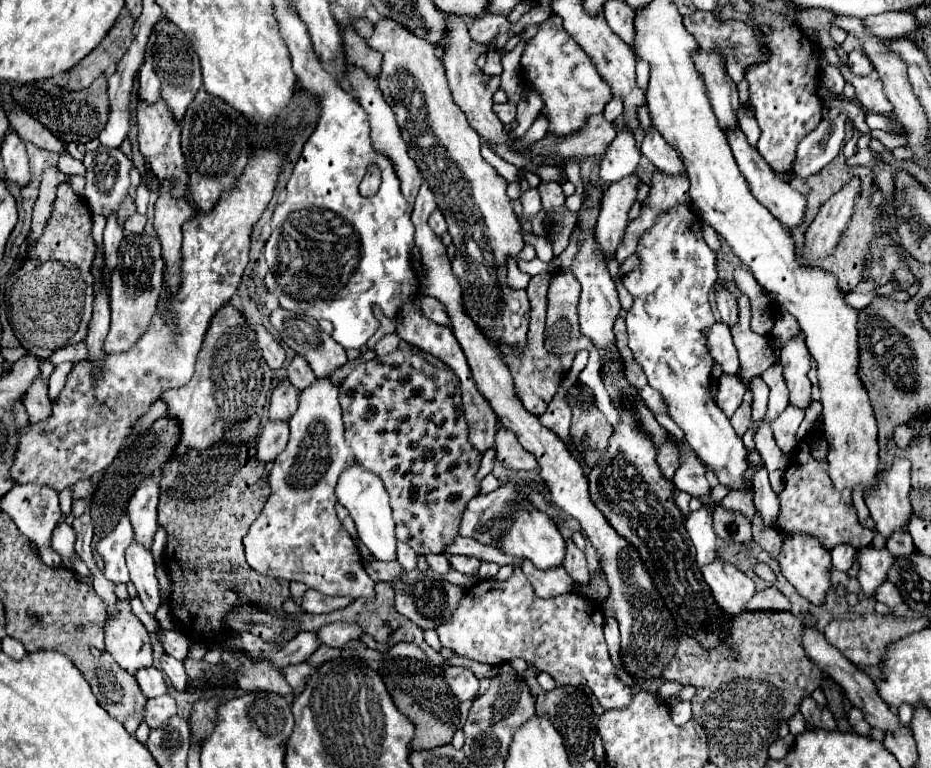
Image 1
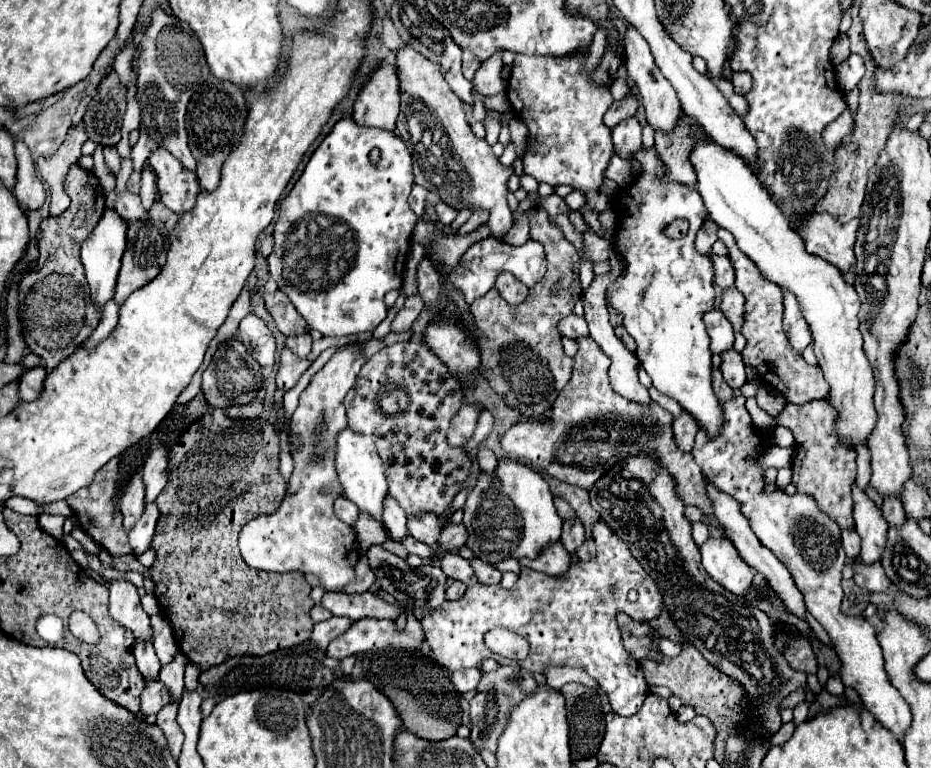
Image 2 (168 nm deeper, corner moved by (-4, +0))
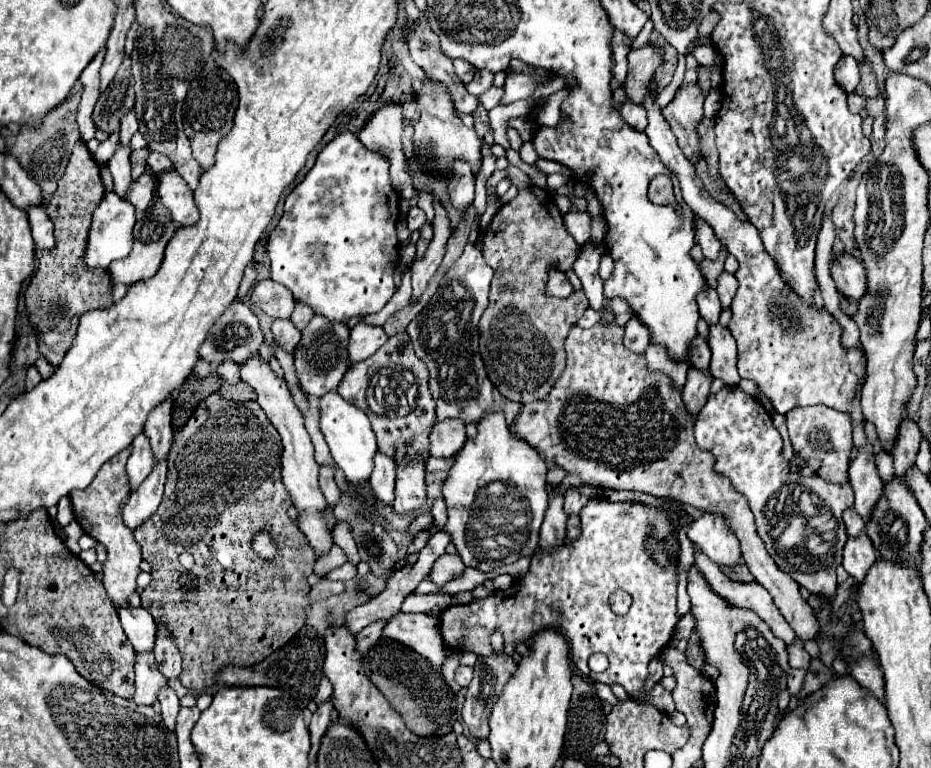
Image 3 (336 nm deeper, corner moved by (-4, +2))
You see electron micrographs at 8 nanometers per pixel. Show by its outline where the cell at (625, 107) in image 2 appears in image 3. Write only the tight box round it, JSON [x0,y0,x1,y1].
[625,43,665,103]

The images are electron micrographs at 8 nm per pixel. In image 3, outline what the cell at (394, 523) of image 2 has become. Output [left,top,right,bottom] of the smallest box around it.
[371,451,395,503]

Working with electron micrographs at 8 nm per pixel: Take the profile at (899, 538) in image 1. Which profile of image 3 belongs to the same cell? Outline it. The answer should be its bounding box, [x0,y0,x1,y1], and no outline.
[875,451,893,481]

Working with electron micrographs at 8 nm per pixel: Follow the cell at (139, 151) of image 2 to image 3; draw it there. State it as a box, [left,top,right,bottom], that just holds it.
[147,153,173,175]

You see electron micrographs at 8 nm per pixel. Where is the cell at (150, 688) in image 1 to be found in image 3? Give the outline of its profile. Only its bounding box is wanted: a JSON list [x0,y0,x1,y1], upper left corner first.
[117,607,157,653]

